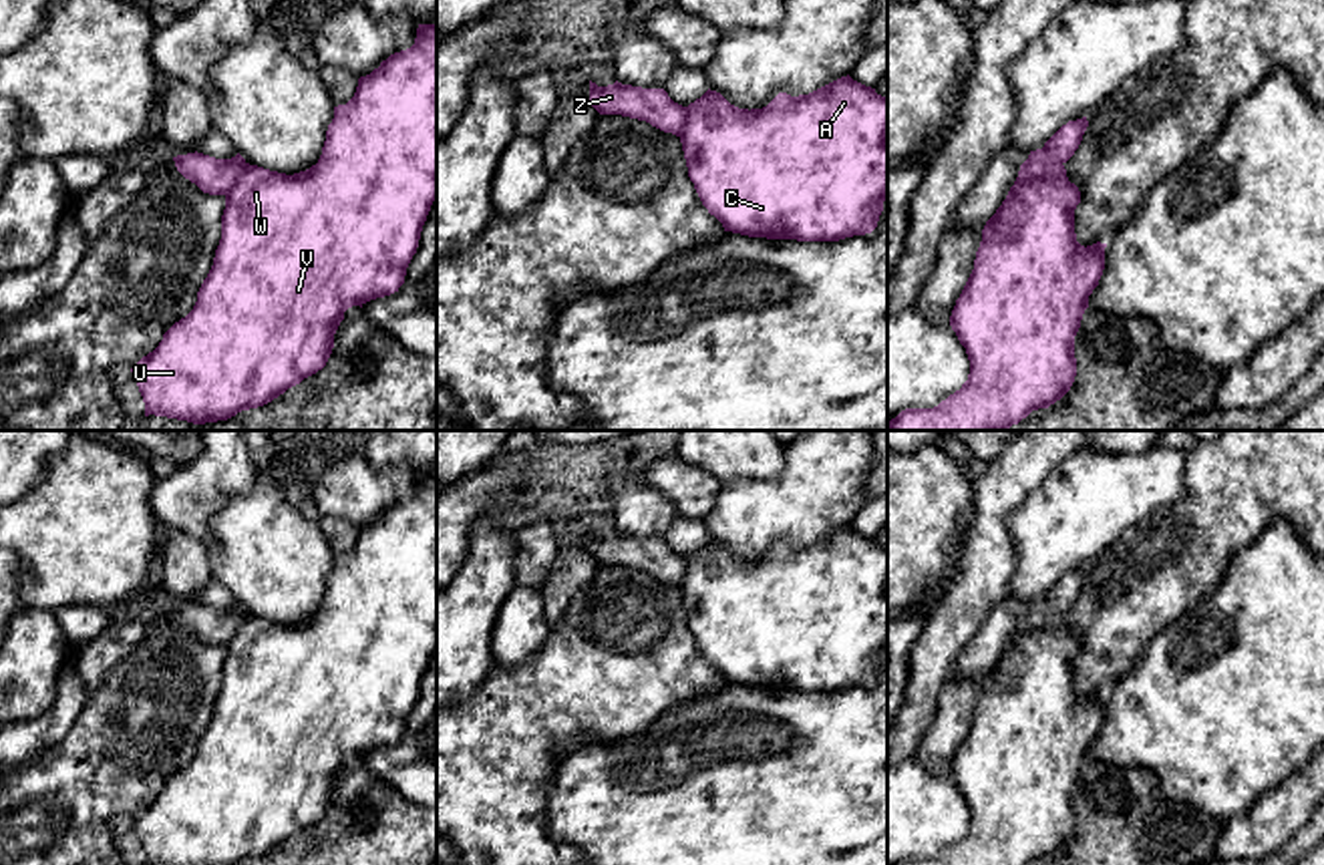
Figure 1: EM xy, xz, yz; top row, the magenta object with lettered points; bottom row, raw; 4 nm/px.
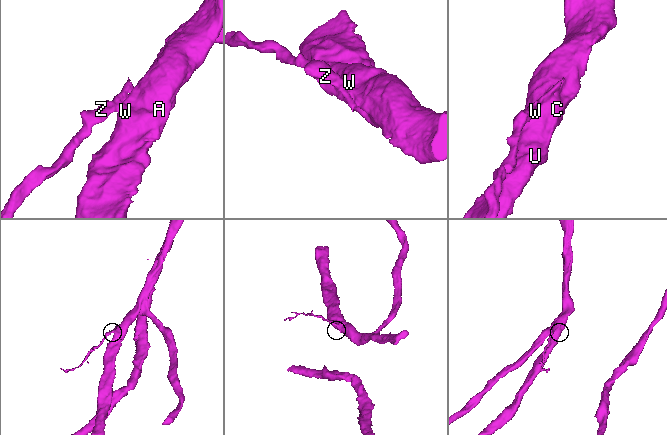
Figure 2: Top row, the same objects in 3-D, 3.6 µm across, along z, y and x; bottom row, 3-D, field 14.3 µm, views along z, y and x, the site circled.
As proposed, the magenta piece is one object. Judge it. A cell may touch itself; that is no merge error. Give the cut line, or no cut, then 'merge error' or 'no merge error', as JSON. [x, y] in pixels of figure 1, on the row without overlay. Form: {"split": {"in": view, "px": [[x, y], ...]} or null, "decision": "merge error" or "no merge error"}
{"split": {"in": "yz", "px": [[1061, 612], [1035, 628], [1017, 632]]}, "decision": "merge error"}

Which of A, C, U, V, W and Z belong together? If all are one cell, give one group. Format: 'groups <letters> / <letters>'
groups A C U V W / Z

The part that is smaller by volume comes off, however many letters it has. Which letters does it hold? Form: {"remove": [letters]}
{"remove": ["Z"]}

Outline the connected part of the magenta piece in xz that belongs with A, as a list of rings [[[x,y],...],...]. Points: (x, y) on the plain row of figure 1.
[[[841,527],[809,545],[779,543],[763,559],[738,559],[706,541],[684,557],[680,585],[688,628],[724,682],[797,692],[871,684],[887,650],[887,547]]]

